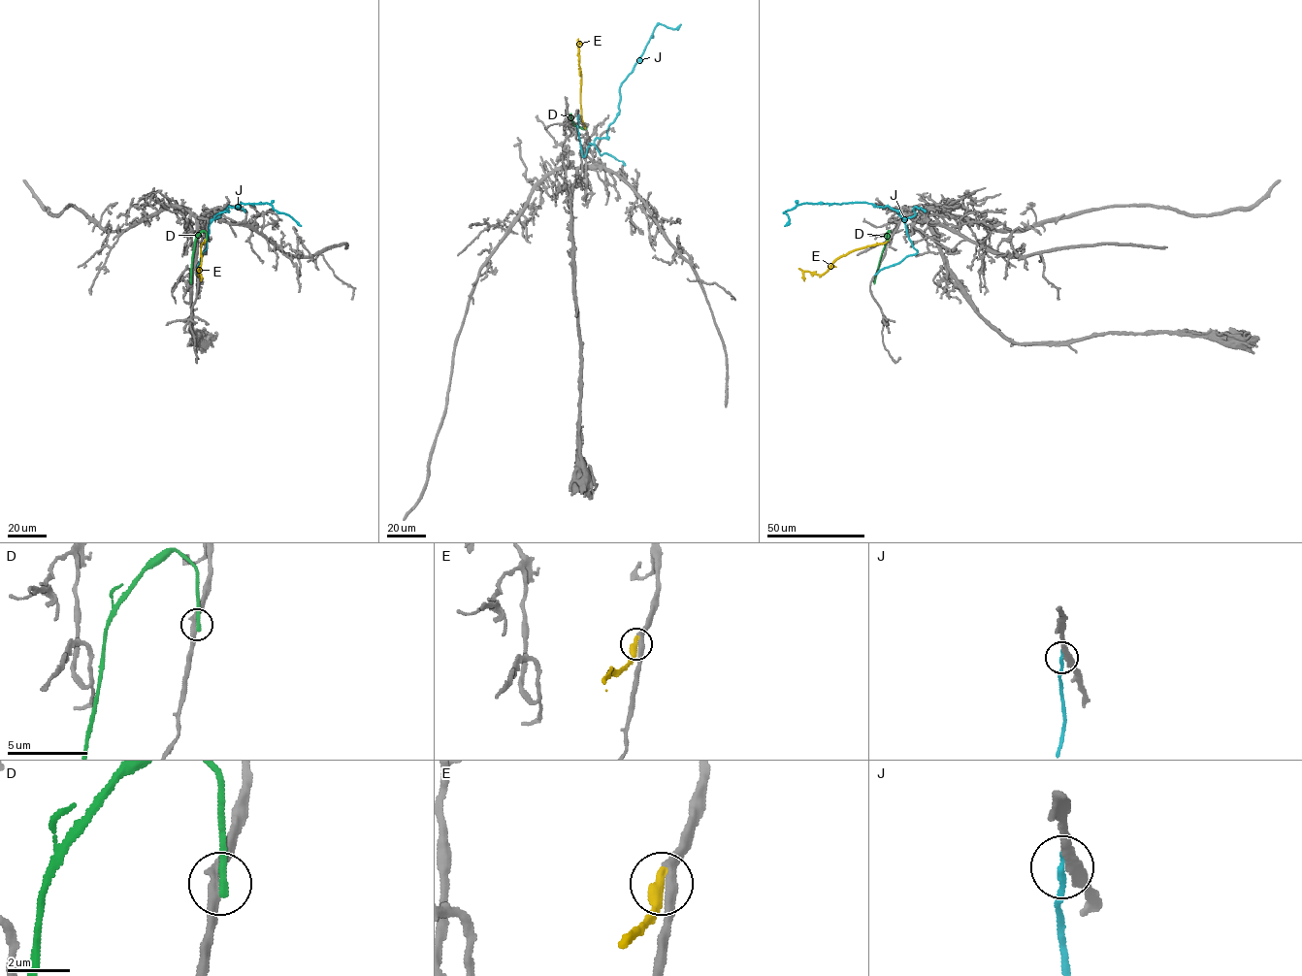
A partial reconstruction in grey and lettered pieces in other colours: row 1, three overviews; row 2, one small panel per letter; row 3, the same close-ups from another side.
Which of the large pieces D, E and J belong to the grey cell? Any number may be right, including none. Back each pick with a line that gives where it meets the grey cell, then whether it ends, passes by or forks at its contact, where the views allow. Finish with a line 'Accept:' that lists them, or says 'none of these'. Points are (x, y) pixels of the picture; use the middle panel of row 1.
E: (585, 127) | it ends
Accept: E

